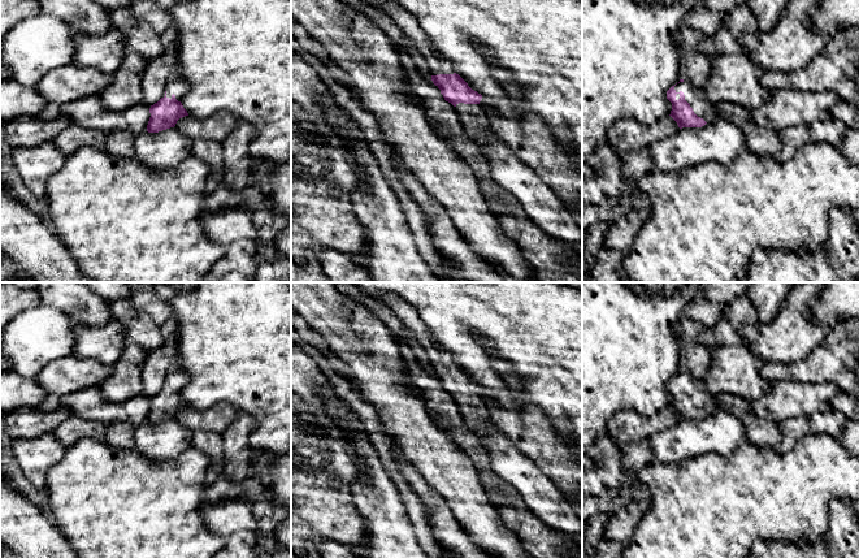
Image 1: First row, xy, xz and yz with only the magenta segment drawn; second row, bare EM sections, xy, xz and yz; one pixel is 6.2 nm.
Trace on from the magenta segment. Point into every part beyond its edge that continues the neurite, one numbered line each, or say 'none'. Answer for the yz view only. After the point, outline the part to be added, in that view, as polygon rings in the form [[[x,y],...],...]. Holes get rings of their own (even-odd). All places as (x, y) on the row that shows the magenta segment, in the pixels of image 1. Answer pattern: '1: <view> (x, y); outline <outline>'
1: yz (697, 98); outline [[[684,79],[674,86],[674,90],[676,92],[684,92],[685,100],[690,104],[694,113],[703,118],[707,124],[711,124],[719,118],[715,104],[707,100],[703,88],[695,88],[689,81]]]

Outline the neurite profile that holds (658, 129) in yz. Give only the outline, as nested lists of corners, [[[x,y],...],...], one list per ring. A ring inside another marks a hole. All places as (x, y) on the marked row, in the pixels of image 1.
[[[671,116],[652,124],[624,118],[608,129],[606,143],[612,146],[617,155],[621,155],[633,150],[648,148],[656,140],[667,138],[678,129],[677,122]]]

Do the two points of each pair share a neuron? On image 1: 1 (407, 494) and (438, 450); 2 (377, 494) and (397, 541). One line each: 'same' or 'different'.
1: different
2: same

